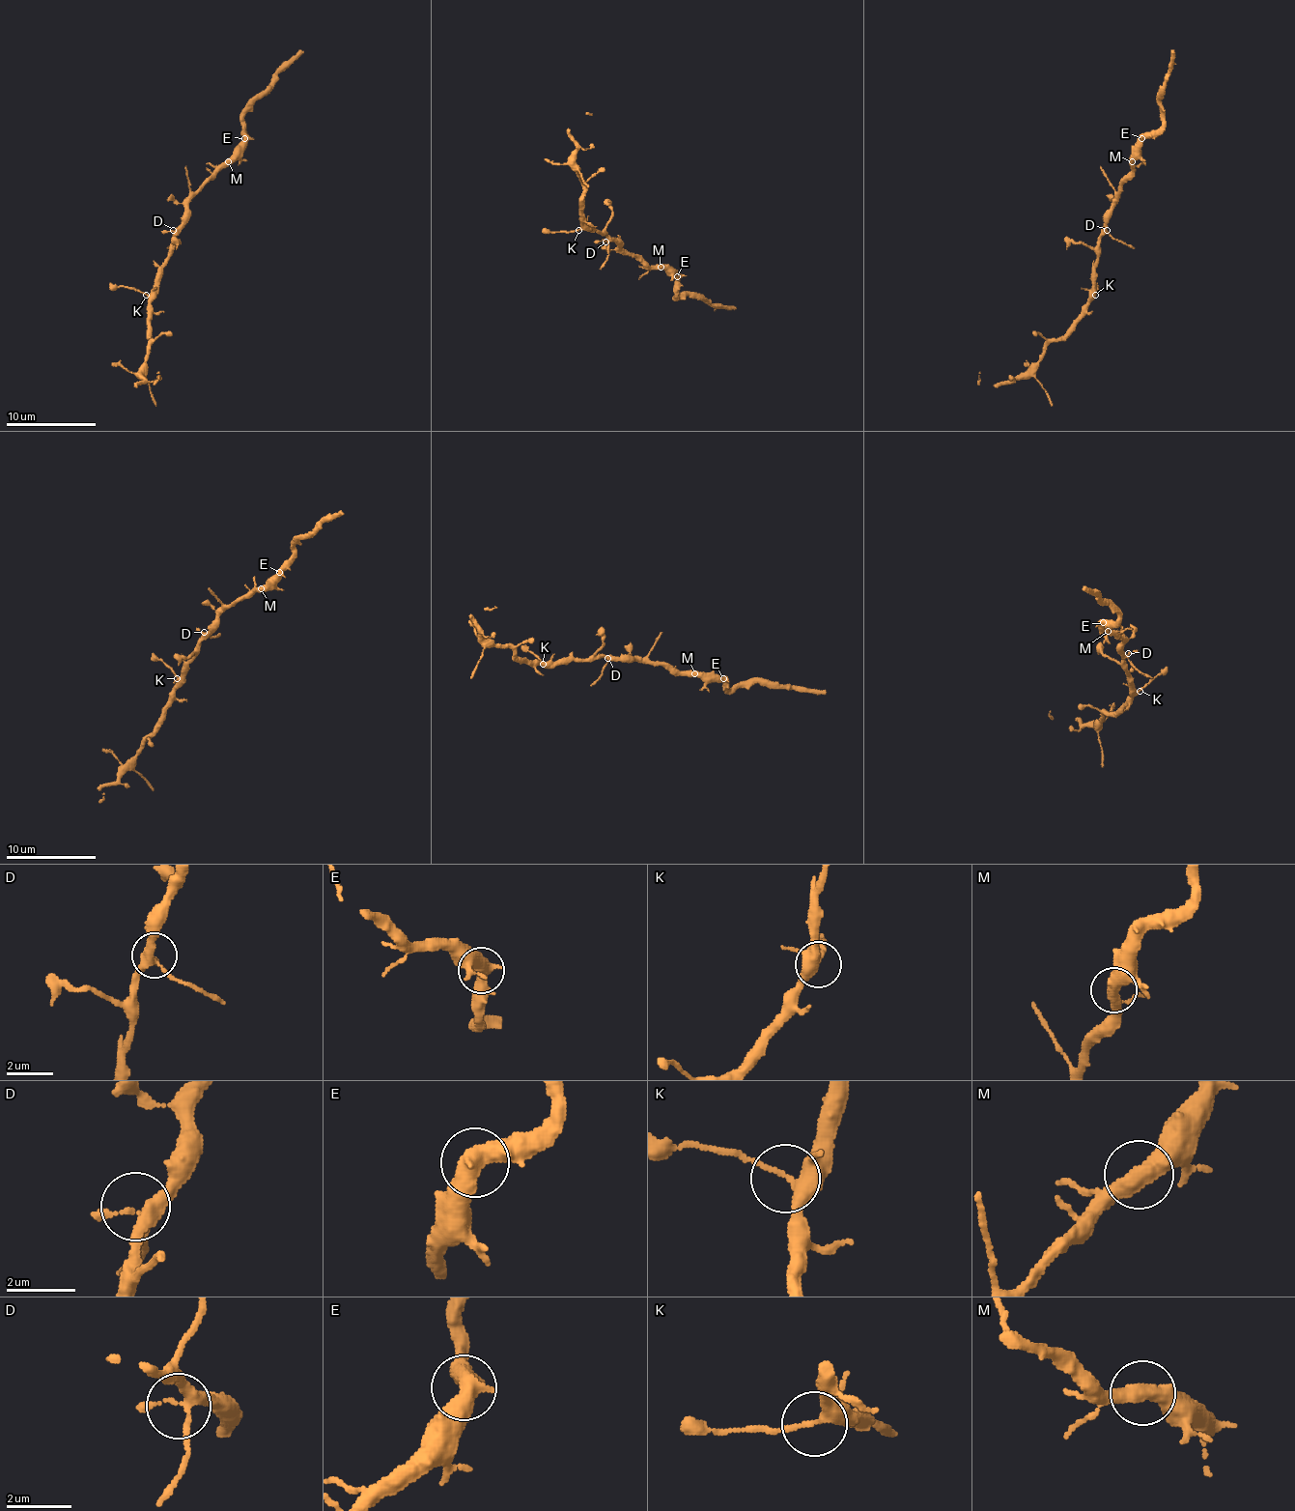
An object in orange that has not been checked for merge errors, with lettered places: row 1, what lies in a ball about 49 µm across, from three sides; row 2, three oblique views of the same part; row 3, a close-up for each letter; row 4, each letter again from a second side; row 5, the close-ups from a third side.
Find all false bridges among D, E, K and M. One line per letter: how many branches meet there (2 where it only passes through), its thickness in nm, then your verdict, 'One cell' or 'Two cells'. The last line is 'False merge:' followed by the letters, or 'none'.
D: Branches: 4. Thickness 280 nm. One cell
E: Branches: 2. Thickness 550 nm. One cell
K: Branches: 4. Thickness 300 nm. One cell
M: Branches: 2. Thickness 480 nm. One cell
False merge: none

